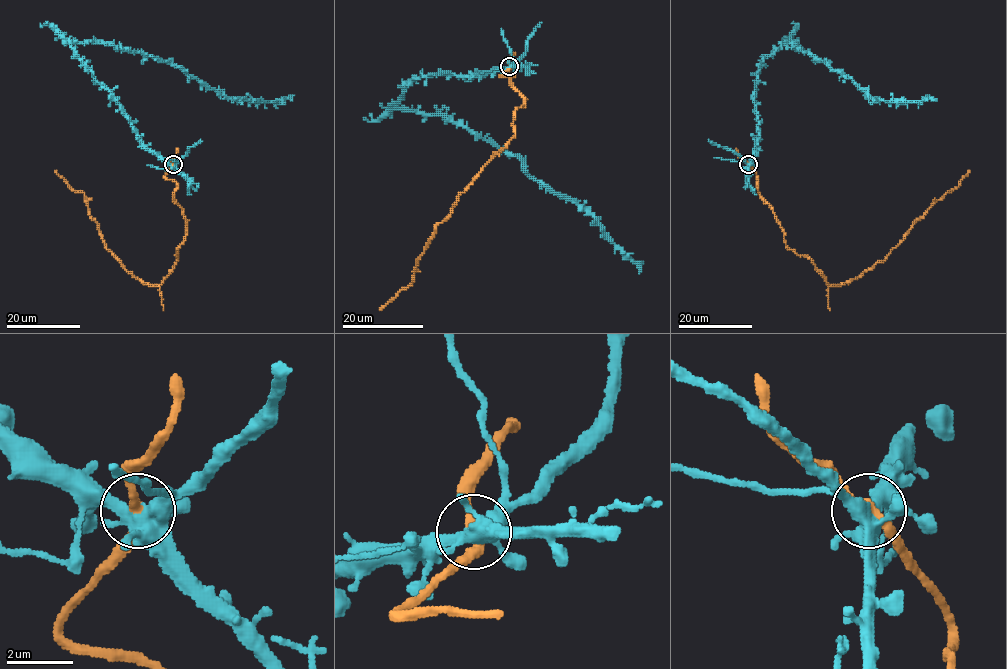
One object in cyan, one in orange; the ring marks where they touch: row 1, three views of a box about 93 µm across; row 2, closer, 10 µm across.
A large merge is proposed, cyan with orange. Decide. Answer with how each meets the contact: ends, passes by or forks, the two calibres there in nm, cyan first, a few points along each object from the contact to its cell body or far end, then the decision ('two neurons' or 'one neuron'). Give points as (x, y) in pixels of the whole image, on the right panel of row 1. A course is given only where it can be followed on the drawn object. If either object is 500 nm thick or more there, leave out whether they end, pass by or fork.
cyan forks; orange passes by; calibres 460 and 300 nm; course cyan (748, 163), (758, 140), (754, 99), (759, 62), (785, 42), (840, 71), (870, 97), (936, 100); course orange (748, 163), (785, 244), (806, 255), (830, 285), (856, 279), (882, 262), (969, 170); two neurons

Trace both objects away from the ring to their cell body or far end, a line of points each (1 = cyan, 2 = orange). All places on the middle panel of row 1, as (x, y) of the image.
1: (510, 66), (474, 76), (411, 78), (397, 105), (441, 113), (516, 154), (529, 175), (581, 205), (639, 273)
2: (510, 66), (500, 75), (515, 75), (524, 98), (515, 135), (436, 226), (412, 282), (380, 309)

